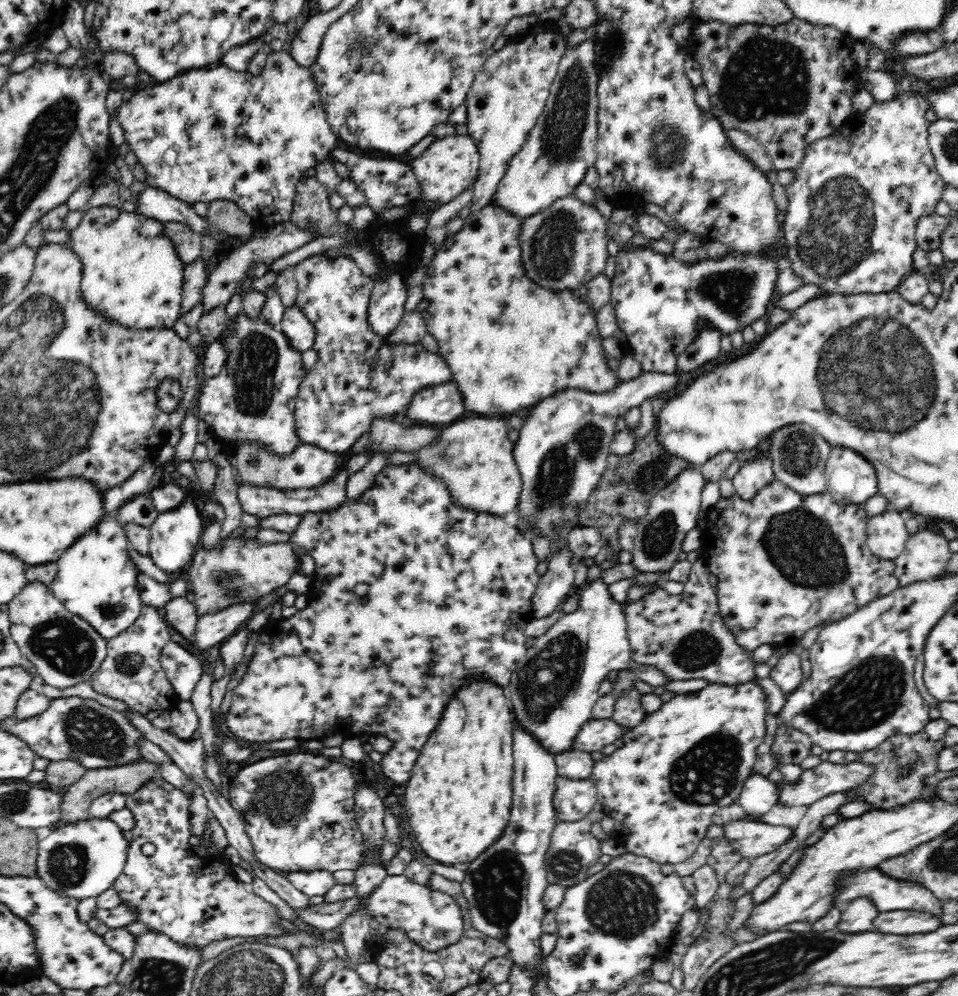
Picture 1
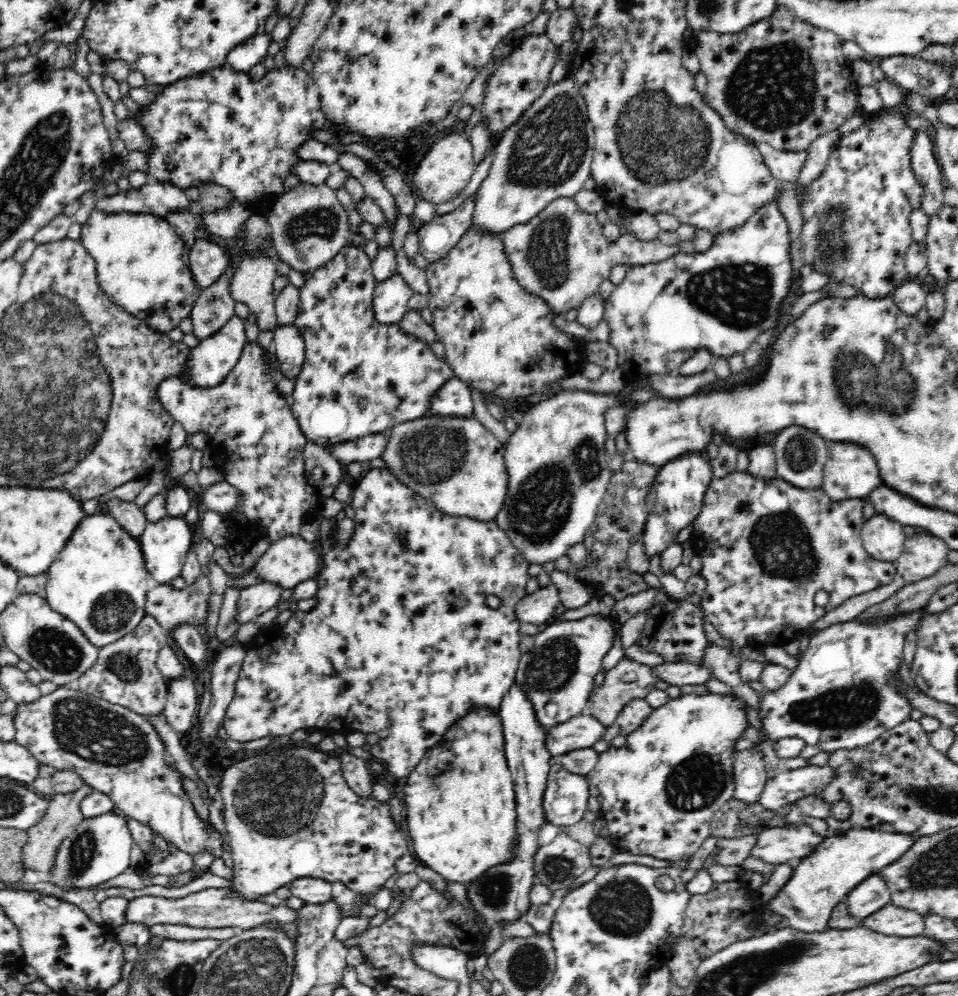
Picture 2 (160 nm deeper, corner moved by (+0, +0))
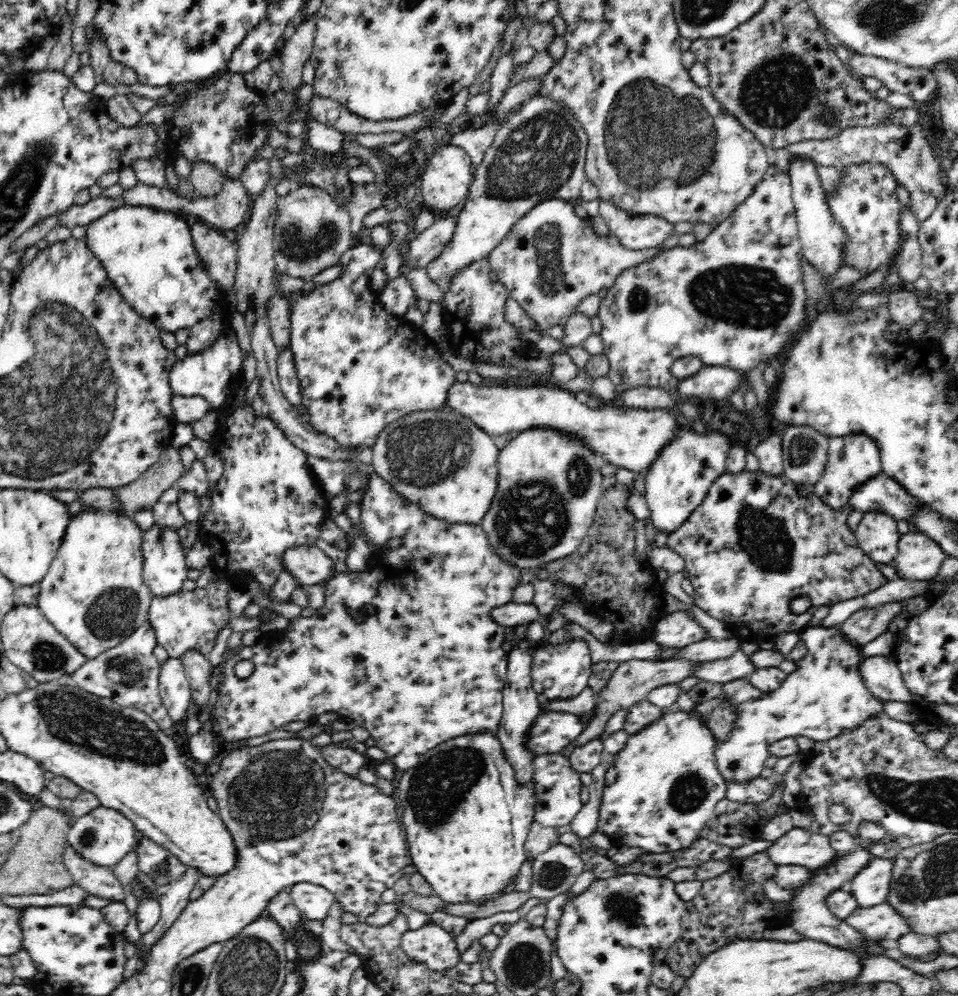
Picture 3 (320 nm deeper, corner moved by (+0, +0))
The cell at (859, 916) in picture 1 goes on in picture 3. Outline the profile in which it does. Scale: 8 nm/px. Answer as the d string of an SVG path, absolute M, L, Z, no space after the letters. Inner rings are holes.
M875 857L841 888L851 892L862 908L884 903L890 890L894 860Z

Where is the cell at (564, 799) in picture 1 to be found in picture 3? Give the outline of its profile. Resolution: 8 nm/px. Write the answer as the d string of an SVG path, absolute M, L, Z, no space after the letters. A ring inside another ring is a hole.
M560 753L535 755L532 760L533 783L538 791L538 806L535 812L535 822L547 828L560 828L570 825L578 814L583 803L580 800L580 790L583 786L578 772L569 759Z

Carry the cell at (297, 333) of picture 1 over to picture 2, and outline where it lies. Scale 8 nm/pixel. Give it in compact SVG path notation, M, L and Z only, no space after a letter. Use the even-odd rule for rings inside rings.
M294 326L278 327L273 332L275 343L274 358L277 367L286 379L297 380L304 363L305 343L299 330Z

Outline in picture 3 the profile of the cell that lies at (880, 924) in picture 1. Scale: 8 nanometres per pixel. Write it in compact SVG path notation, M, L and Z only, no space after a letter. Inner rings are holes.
M887 902L874 904L868 908L858 906L844 922L870 941L890 943L910 933L906 920Z

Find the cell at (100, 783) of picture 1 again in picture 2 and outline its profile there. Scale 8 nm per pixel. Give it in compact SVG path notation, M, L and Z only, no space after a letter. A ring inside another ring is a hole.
M89 784L82 786L78 792L72 794L55 794L49 799L44 817L26 831L27 842L22 850L22 869L42 872L51 876L54 866L56 866L56 856L62 846L62 842L83 822L84 816L80 811L81 802L86 796L93 794L93 789Z

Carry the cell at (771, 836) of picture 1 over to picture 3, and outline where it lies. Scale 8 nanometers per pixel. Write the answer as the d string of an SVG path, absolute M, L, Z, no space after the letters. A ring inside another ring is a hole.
M804 828L790 830L767 852L777 865L805 866L813 871L825 869L841 855L830 847L828 836Z

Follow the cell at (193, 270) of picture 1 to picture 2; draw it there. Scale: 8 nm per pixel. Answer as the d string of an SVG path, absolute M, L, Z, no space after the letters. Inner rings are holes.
M208 237L196 238L189 249L189 265L200 288L215 283L229 267L233 256Z

